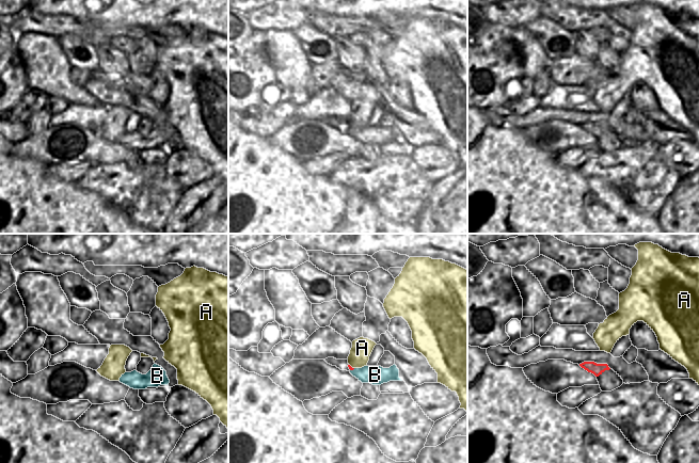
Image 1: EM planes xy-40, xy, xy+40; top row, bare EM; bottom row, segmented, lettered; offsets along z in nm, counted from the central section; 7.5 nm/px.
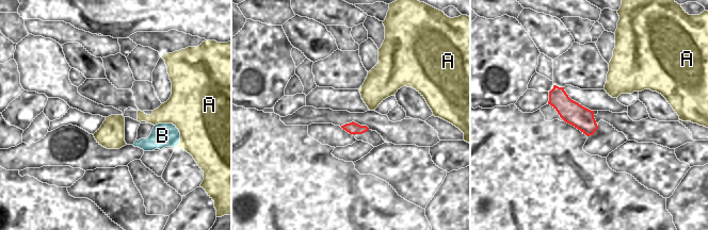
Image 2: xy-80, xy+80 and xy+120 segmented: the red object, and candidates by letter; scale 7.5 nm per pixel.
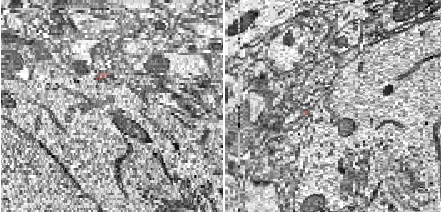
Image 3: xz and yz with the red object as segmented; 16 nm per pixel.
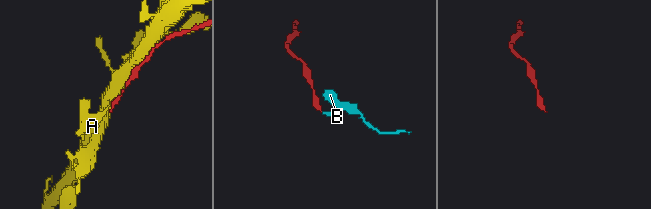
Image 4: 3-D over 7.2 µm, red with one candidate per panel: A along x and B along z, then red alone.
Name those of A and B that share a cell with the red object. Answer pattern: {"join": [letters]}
{"join": ["B"]}

